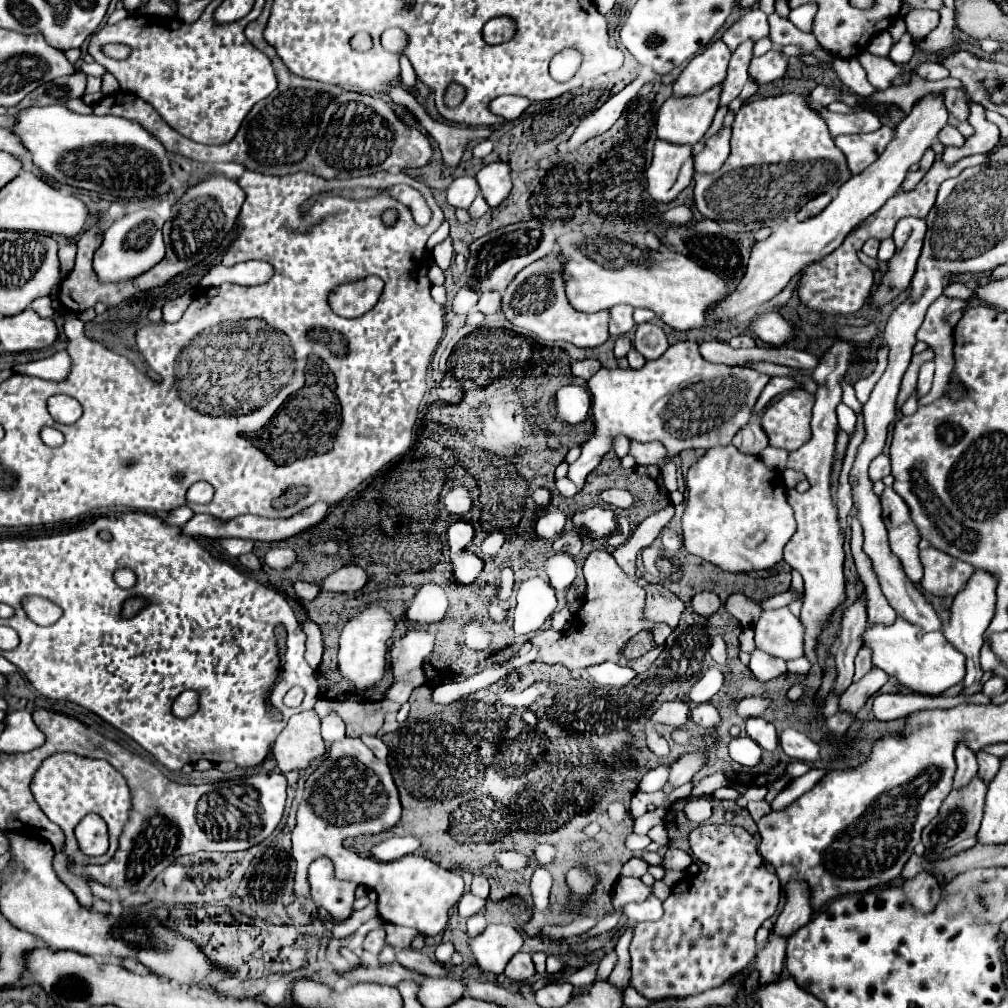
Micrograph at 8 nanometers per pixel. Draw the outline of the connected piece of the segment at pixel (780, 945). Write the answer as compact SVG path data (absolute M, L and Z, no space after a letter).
M770 929L768 939L758 945L756 951L756 967L760 971L760 983L762 981L774 981L784 963L784 949L786 949L786 937L780 937L774 929Z

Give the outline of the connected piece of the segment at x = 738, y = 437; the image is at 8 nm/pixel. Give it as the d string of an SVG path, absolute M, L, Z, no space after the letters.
M750 421L734 435L732 445L746 455L758 455L764 447L768 447L768 441L766 441L766 433L762 433L760 423Z

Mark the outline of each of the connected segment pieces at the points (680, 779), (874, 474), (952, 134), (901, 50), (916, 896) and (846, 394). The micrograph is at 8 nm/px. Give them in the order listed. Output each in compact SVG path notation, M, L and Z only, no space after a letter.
M692 753L692 755L684 755L680 761L676 761L672 767L670 767L670 777L668 777L668 785L670 789L676 789L684 783L688 783L694 773L698 769L702 769L704 765L704 755L702 753Z
M878 455L872 463L870 463L870 481L880 481L886 475L890 475L890 457L888 455Z
M946 125L946 129L938 135L938 139L942 141L944 147L962 147L964 141L966 141L966 139L958 133L958 129L952 127L952 125Z
M906 31L906 33L902 35L902 39L892 47L890 59L892 59L894 63L898 63L898 65L904 65L904 63L908 63L908 61L912 59L914 51L916 51L916 39Z
M922 871L916 877L906 879L904 889L906 889L906 895L910 897L910 903L924 913L934 909L934 905L938 903L938 897L940 897L940 883L928 871Z
M842 381L842 402L848 405L856 414L862 414L863 405L857 400L853 386Z

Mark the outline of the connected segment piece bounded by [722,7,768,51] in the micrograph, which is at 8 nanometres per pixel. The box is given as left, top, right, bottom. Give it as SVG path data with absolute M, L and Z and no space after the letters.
M750 7L744 11L744 15L724 31L722 41L734 51L742 41L746 39L762 39L768 37L768 21L766 21L766 13L760 11L758 7Z

